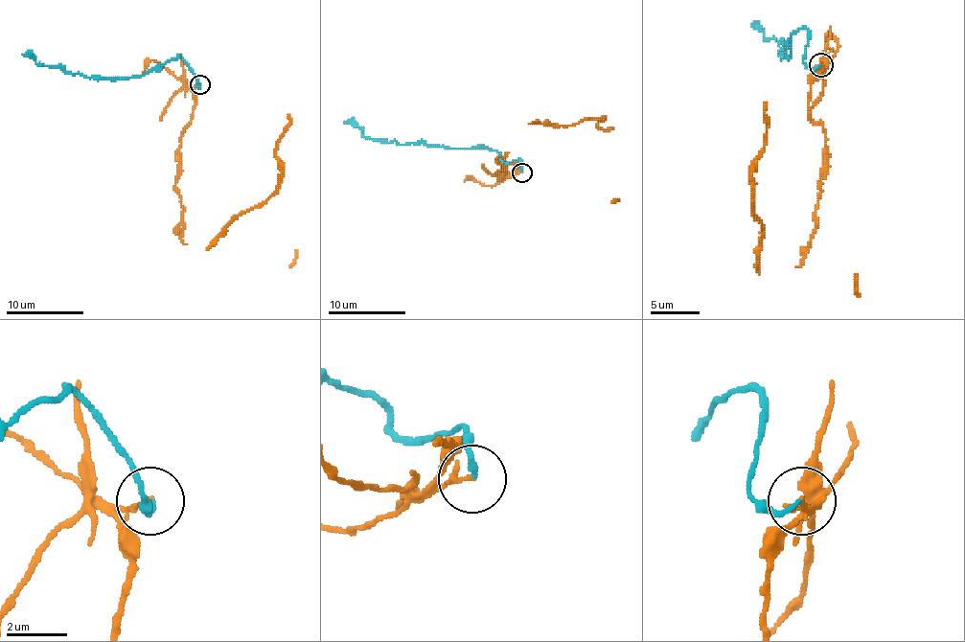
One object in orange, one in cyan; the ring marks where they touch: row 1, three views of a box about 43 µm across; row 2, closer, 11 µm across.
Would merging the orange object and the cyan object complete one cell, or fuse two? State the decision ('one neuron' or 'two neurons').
two neurons

